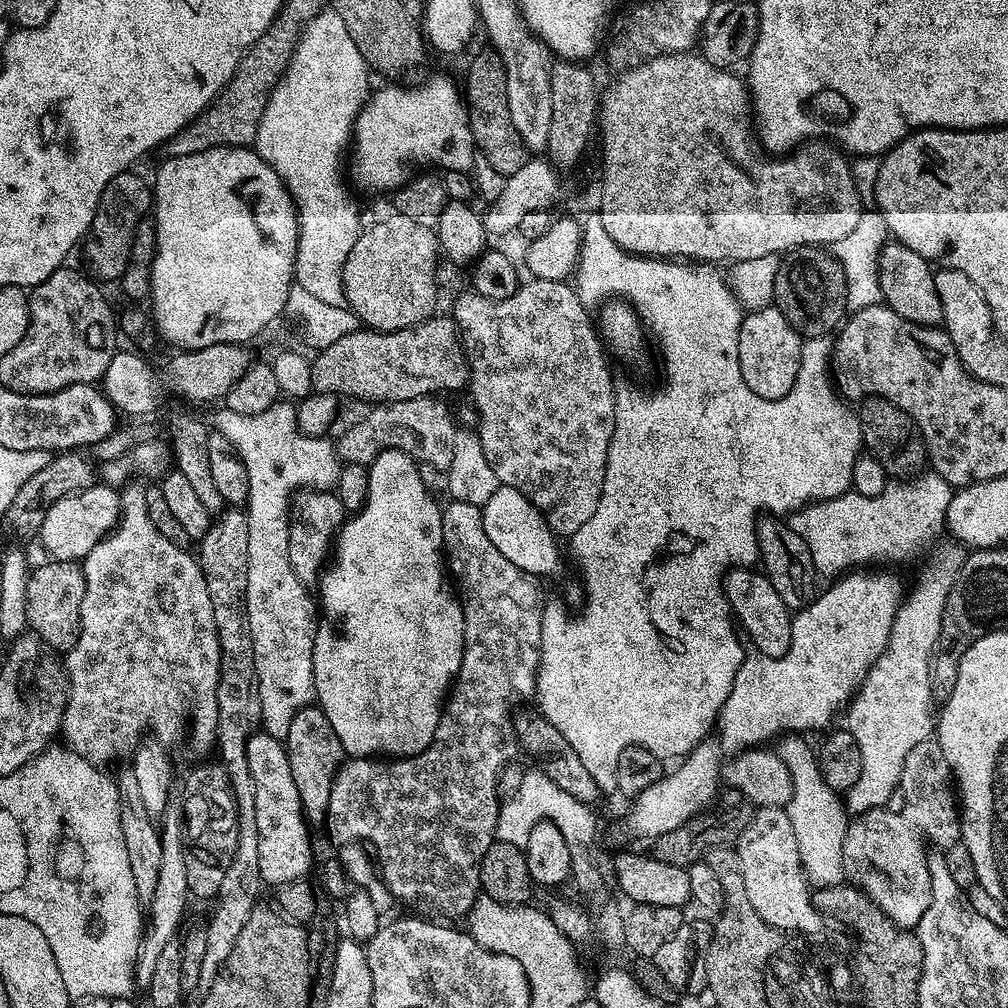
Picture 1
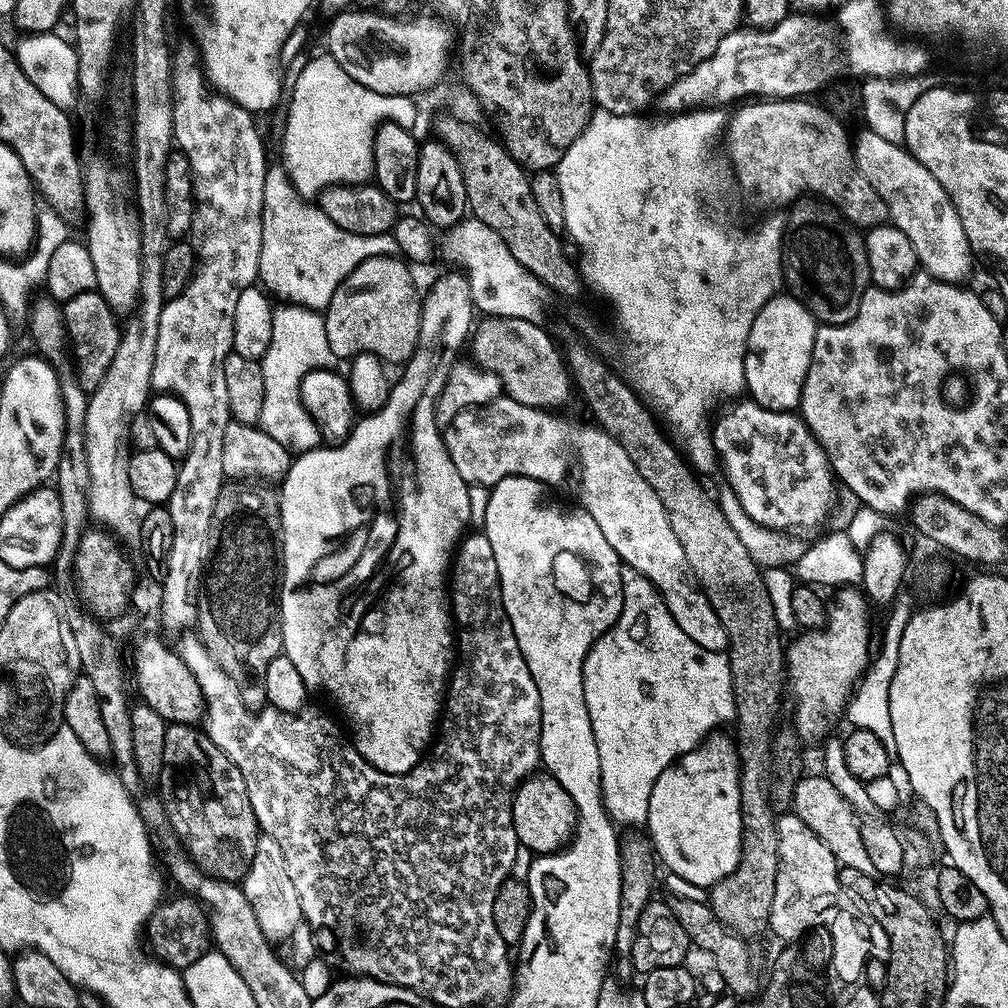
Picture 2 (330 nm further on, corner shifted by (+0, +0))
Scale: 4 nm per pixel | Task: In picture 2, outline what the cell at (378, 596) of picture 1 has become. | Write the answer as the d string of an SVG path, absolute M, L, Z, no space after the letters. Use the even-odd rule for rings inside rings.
M459 274L459 276L438 277L429 286L428 293L426 291L423 293L416 349L412 357L403 365L402 371L404 373L401 374L400 381L395 381L391 385L391 391L385 404L371 414L365 415L365 420L357 419L353 423L351 432L341 443L337 443L335 446L314 448L311 452L299 453L293 459L288 468L288 473L284 476L287 478L288 484L282 491L284 499L280 502L281 514L278 517L278 525L286 532L288 562L287 583L284 591L285 622L281 626L282 638L284 639L283 655L288 656L290 662L294 662L298 674L302 674L302 682L306 682L309 690L325 688L336 699L337 706L344 711L345 718L352 723L350 740L351 743L356 745L358 754L362 754L362 758L366 758L366 762L374 765L379 772L394 774L395 776L403 776L415 764L420 763L426 749L433 743L434 733L437 731L438 721L442 716L442 705L446 699L450 673L454 668L454 617L450 611L449 588L450 561L453 559L460 541L464 539L470 528L470 501L467 493L469 484L462 478L462 474L458 474L454 462L450 462L450 454L444 445L441 425L436 423L436 403L446 386L453 364L461 355L460 347L463 344L465 347L466 341L473 331L474 319L472 320L472 312L474 313L474 305L467 276ZM372 522L376 524L374 526L374 536L378 540L376 544L382 546L382 548L386 544L384 566L388 566L388 570L394 570L394 568L410 568L410 570L384 572L380 578L366 578L366 580L358 580L354 576L352 580L344 580L344 590L336 590L336 586L334 586L336 580L330 580L330 578L338 578L340 560L350 562L356 570L364 570L364 566L360 566L358 560L366 554L364 548L366 548L368 538L370 538ZM340 598L358 598L356 602L360 602L360 604L338 604Z

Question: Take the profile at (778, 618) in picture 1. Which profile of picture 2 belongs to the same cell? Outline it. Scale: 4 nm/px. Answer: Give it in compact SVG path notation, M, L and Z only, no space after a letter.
M506 394L500 395L489 404L479 404L477 408L462 410L462 414L454 414L452 421L442 428L450 462L454 462L458 474L462 474L462 478L469 485L491 486L502 482L502 478L525 476L555 486L567 478L568 471L572 471L576 475L579 507L583 508L586 514L590 514L590 518L594 518L598 530L605 535L606 542L613 547L621 563L642 574L656 587L657 592L663 596L674 622L682 626L682 634L686 634L686 638L698 642L698 646L706 650L724 652L729 647L726 630L718 614L714 614L706 594L696 583L696 576L686 562L682 542L678 542L670 526L670 518L646 478L635 469L634 462L630 462L629 456L626 455L626 450L622 450L622 446L618 446L618 442L614 442L614 438L610 438L610 434L603 432L599 426L587 428L584 424L571 424L556 415L560 414L553 414L543 408L522 406L522 402L514 402Z

